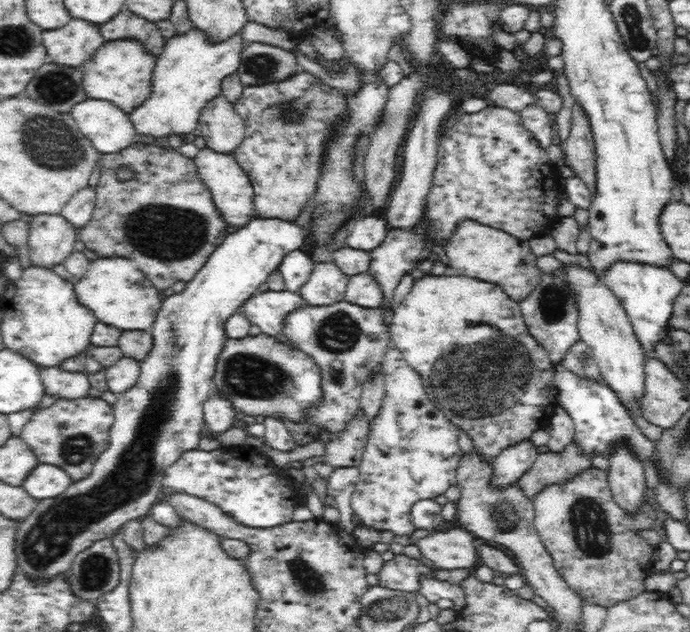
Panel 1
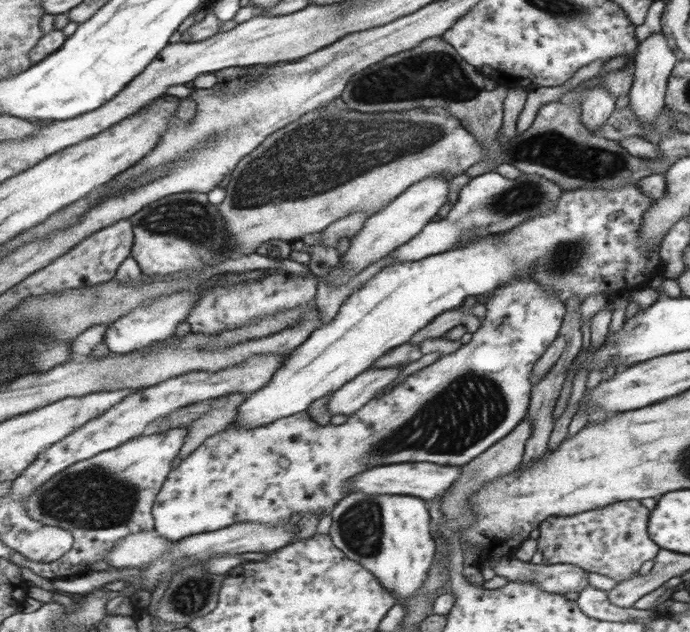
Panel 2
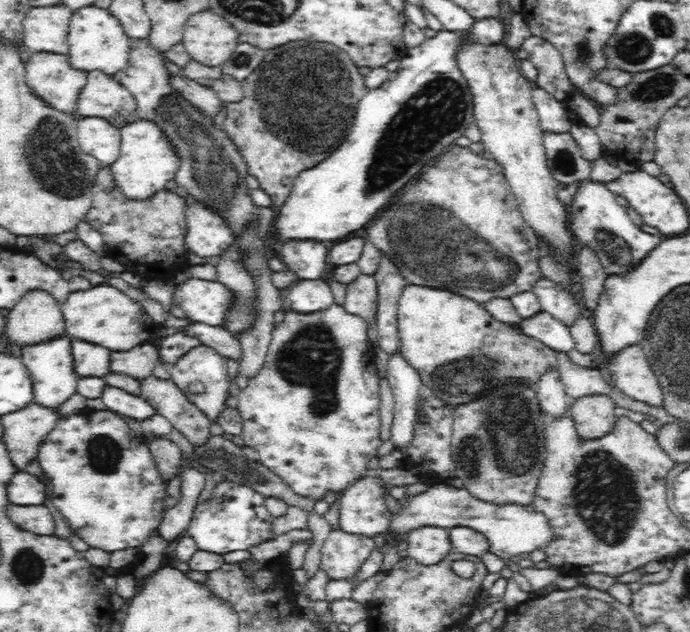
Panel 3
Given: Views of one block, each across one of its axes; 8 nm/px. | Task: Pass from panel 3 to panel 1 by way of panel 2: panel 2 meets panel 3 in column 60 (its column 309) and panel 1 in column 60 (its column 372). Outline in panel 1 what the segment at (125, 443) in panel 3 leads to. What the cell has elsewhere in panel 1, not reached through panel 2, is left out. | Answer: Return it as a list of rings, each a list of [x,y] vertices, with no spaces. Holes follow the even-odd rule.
[[[100,397],[57,400],[32,415],[20,438],[34,450],[42,464],[54,464],[67,473],[71,482],[80,482],[90,476],[96,461],[110,448],[109,432],[114,419],[112,405]]]

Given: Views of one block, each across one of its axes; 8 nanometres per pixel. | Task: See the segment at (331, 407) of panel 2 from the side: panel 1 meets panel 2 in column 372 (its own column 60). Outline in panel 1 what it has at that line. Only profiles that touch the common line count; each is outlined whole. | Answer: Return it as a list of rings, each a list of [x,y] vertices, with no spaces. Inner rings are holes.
[[[59,366],[40,368],[44,394],[56,396],[57,400],[78,400],[88,396],[90,379],[86,371],[68,372]]]

